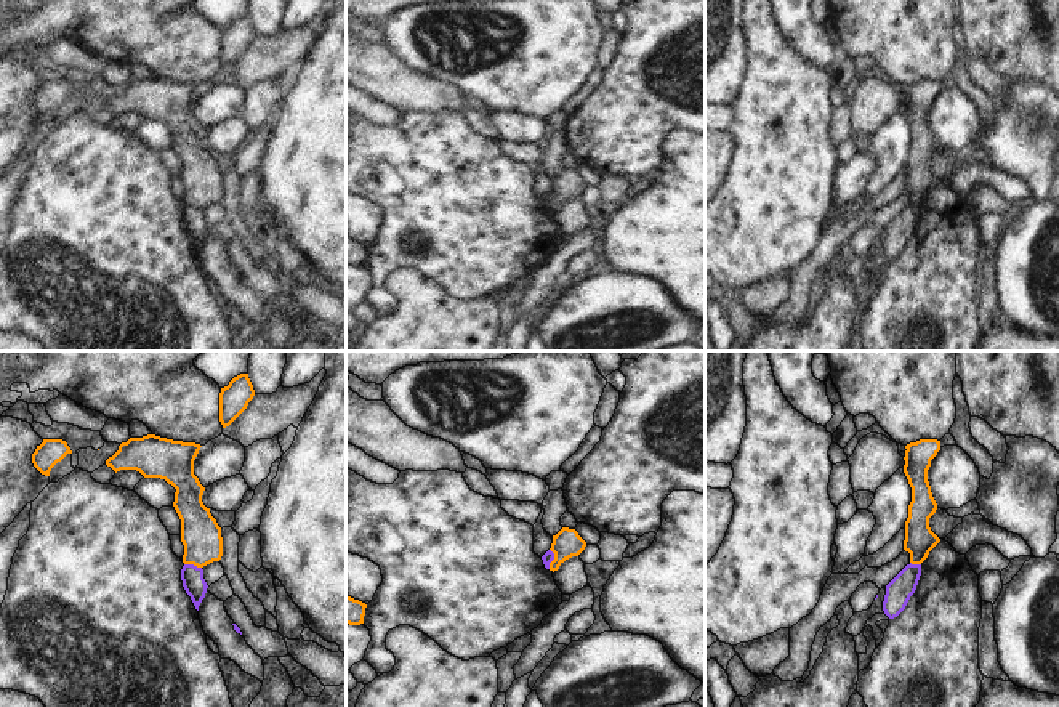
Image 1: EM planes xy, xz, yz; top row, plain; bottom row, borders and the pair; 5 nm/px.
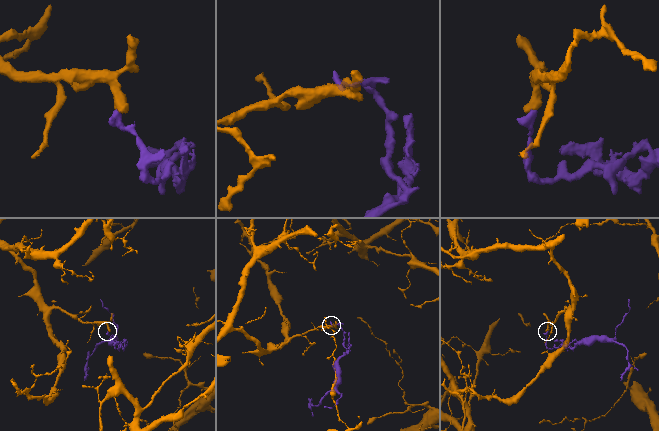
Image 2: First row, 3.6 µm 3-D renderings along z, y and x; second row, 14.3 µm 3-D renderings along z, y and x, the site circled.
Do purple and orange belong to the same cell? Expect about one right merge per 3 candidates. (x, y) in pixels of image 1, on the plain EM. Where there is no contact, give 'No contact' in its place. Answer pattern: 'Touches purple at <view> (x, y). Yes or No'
Touches purple at xy (193, 206). No

